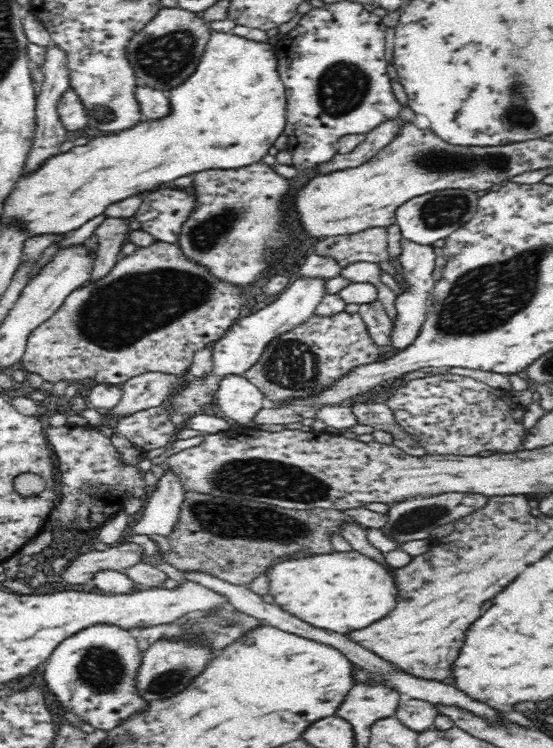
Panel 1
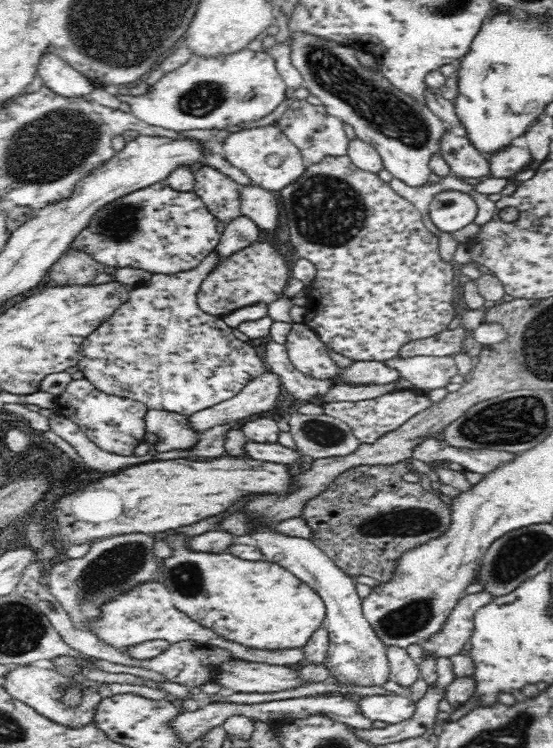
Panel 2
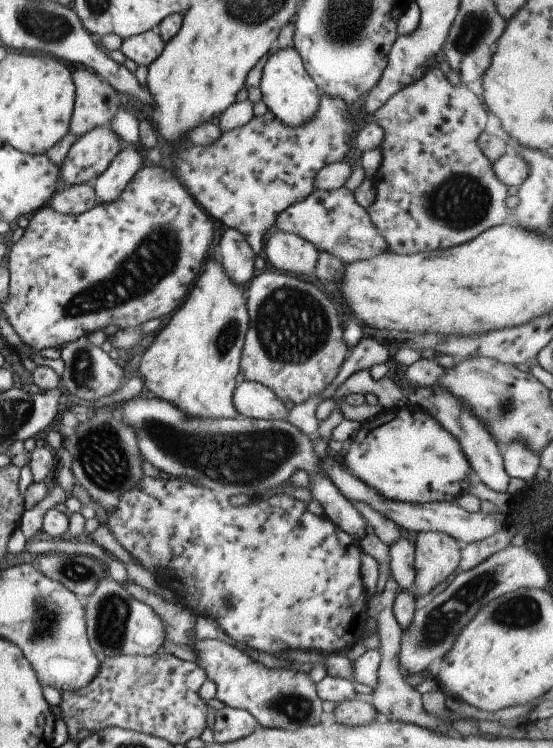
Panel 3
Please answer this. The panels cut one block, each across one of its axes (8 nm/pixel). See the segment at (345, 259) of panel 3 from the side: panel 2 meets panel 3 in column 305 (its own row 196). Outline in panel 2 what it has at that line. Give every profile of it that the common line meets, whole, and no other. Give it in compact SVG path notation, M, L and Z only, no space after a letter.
M204 165L193 173L194 193L202 199L208 211L220 221L228 224L241 211L239 184L214 167Z

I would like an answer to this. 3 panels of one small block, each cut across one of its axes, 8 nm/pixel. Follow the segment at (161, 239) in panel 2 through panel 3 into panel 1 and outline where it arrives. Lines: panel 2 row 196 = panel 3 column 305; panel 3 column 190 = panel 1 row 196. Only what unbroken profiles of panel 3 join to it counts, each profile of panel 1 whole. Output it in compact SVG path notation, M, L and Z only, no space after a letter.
M165 188L149 191L142 195L142 204L135 212L135 217L141 224L141 229L149 232L155 240L165 243L178 243L178 236L182 230L182 224L188 220L196 208L196 197L184 188Z

